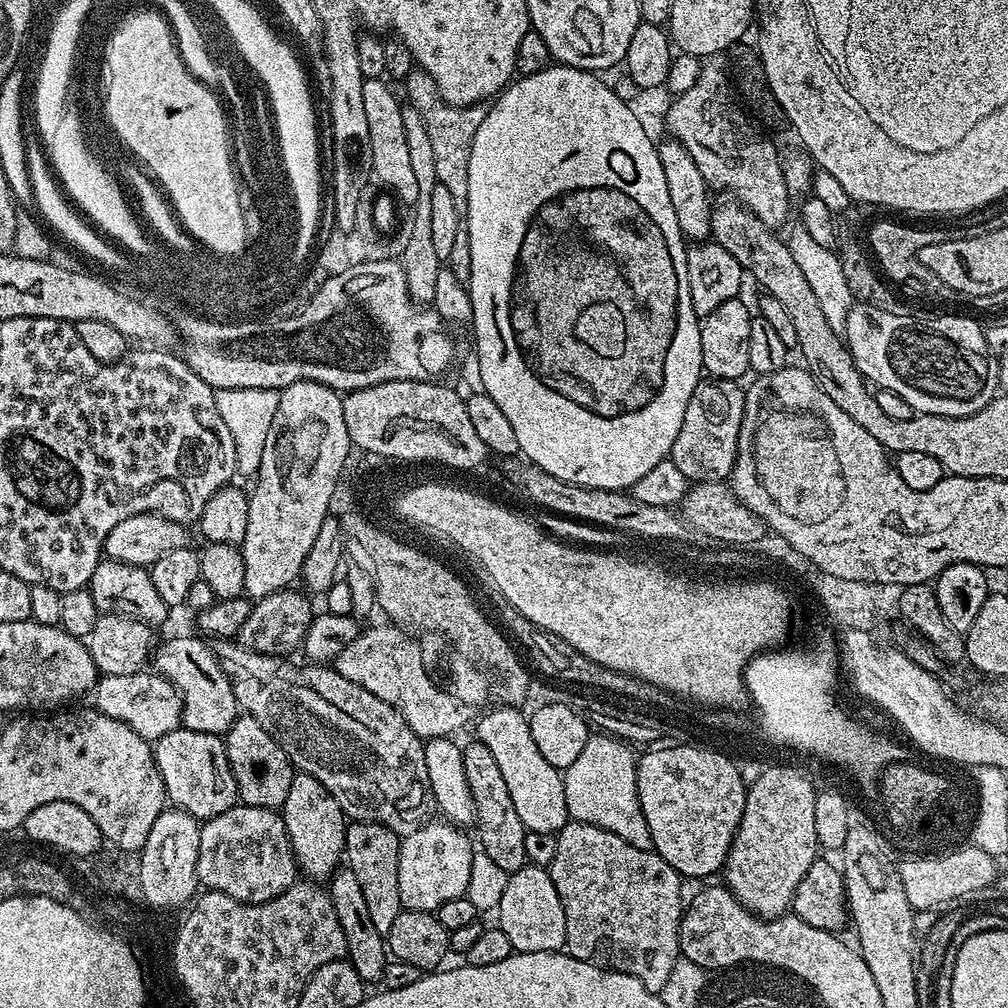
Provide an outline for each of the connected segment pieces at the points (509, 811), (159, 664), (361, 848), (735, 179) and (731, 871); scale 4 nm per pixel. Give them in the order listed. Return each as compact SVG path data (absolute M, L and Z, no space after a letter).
M472 742L464 748L464 761L466 783L470 786L470 798L474 798L476 807L474 828L480 831L479 847L503 872L517 872L526 863L526 831L514 810L501 767L490 750L479 742Z
M172 636L164 645L161 643L154 652L154 668L180 692L184 703L180 715L183 727L202 734L224 736L238 715L236 695L218 662L213 645L196 636Z
M358 820L349 823L344 830L344 854L346 867L354 870L358 883L362 886L362 894L366 898L366 907L375 928L385 934L390 930L398 914L404 908L402 894L398 894L398 854L401 837L381 824Z
M701 67L694 86L671 101L667 119L667 135L677 140L682 146L686 146L686 154L694 158L694 166L698 166L702 178L706 178L709 189L716 191L717 188L722 192L720 194L727 194L743 204L762 223L777 226L776 224L782 223L787 218L788 203L790 203L781 153L776 153L775 146L767 140L769 137L746 115L745 109L741 107L734 95L729 73L723 67L721 68Z
M768 768L761 771L753 784L747 785L748 797L742 822L732 839L728 857L722 869L723 883L734 894L736 901L761 920L775 920L792 907L794 890L806 878L806 870L818 859L818 845L814 834L814 802L817 789L796 768Z

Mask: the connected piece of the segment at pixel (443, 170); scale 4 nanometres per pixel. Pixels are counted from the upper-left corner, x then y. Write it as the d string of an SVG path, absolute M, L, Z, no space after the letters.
M413 67L412 73L402 82L402 88L408 91L411 107L422 114L426 122L426 131L430 134L430 142L434 149L434 174L436 182L446 186L454 197L454 206L461 218L468 215L468 187L470 186L470 150L474 142L474 134L478 134L478 126L482 126L482 118L486 118L488 108L483 103L470 106L454 106L442 98L438 90L438 82L430 78L430 74L422 67Z

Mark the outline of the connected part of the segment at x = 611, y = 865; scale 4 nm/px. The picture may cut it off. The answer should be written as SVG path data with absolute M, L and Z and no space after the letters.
M569 819L556 834L558 850L551 866L554 890L562 898L562 910L566 910L566 951L582 962L590 962L599 968L630 974L646 986L646 990L659 993L674 972L676 960L681 959L680 920L684 917L686 895L680 889L682 877L652 848L639 848L626 838L618 838L610 830L602 830L598 824Z

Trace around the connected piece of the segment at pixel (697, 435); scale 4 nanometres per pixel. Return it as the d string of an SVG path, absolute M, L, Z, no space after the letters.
M704 378L694 394L690 394L682 427L678 429L678 438L674 438L670 453L674 466L682 470L689 482L724 482L731 477L744 413L745 389L740 386L734 380Z

